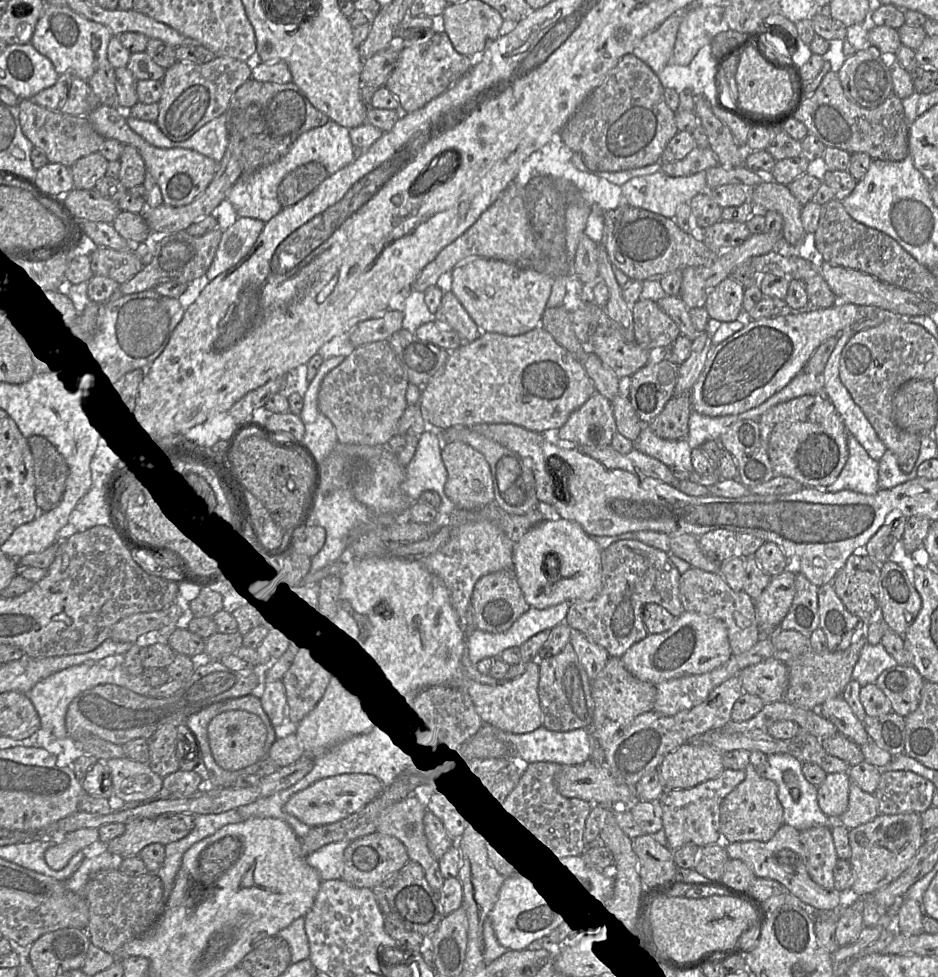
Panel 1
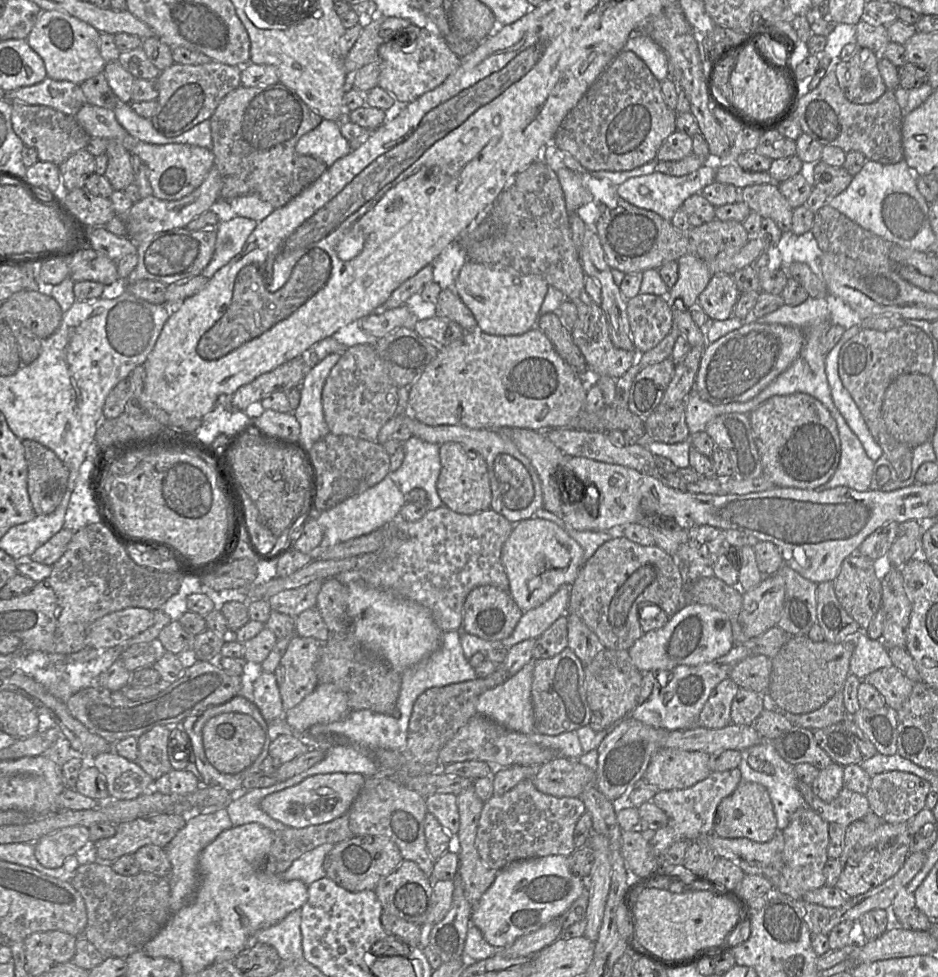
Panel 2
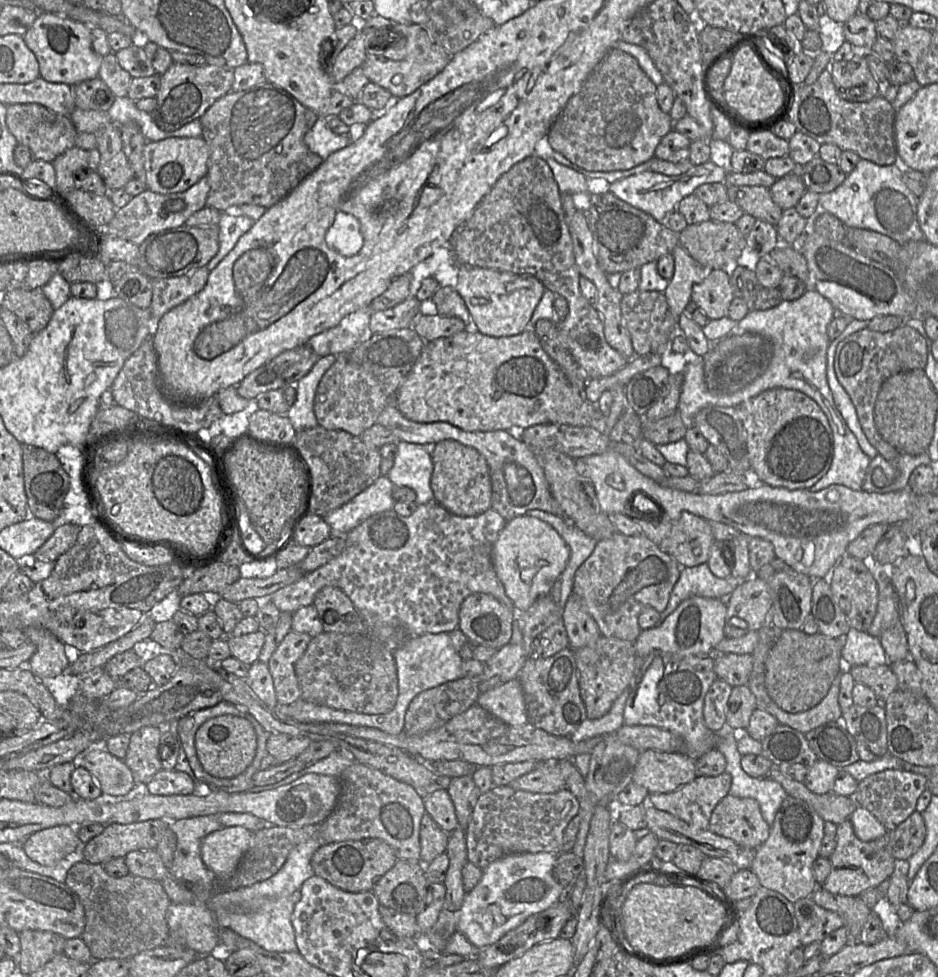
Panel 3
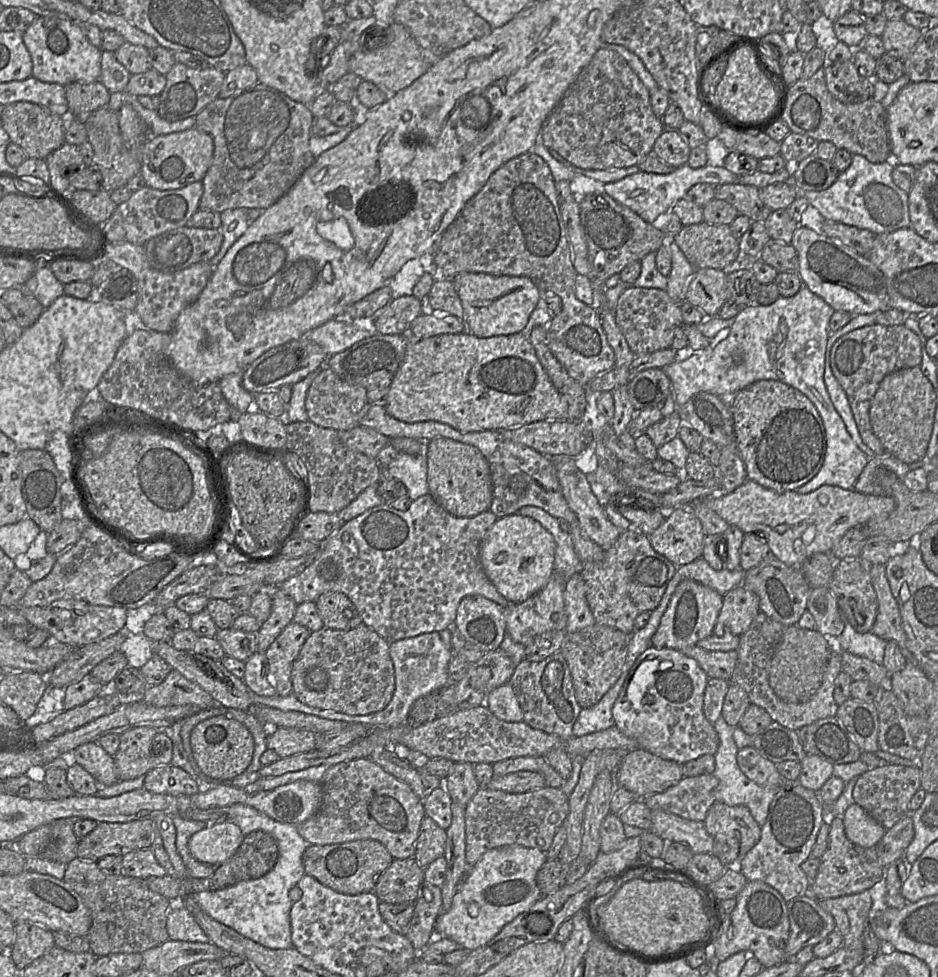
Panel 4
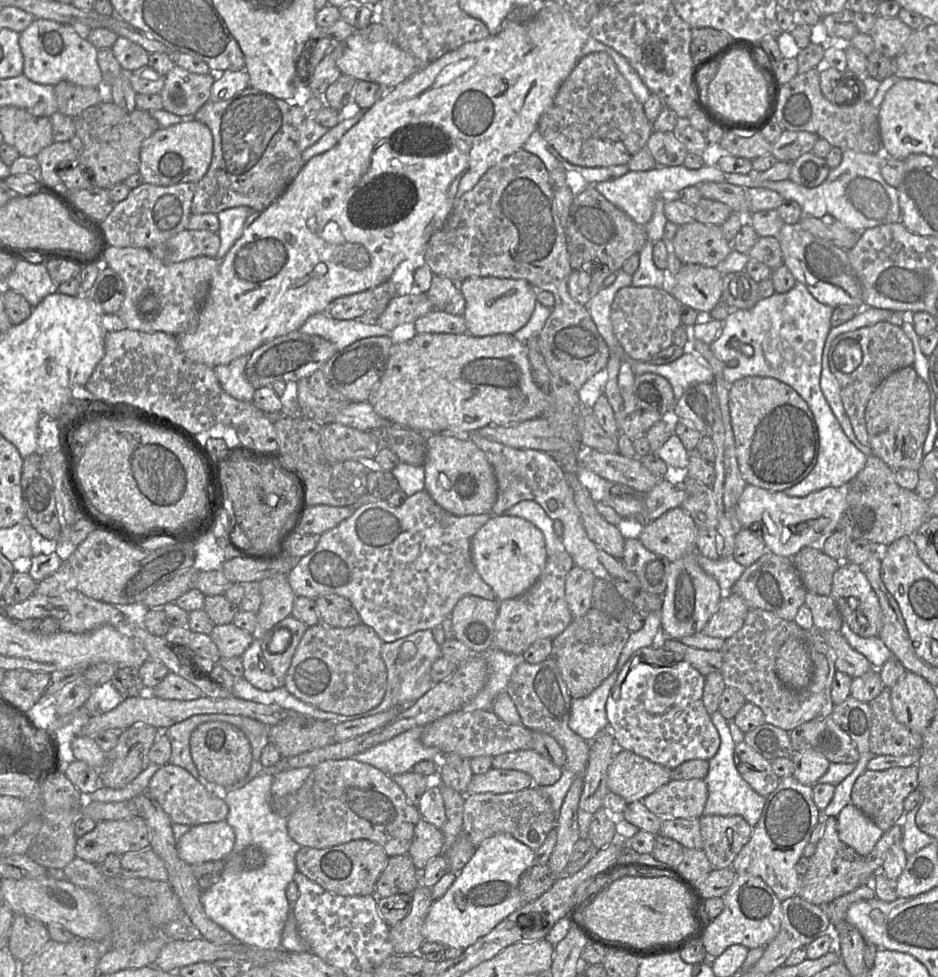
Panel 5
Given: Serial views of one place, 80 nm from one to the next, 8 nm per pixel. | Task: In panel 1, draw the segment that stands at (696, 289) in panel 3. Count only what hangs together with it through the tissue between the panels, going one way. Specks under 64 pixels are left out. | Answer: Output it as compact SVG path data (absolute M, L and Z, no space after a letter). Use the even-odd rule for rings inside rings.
M727 277L717 286L707 291L703 307L711 319L719 322L732 322L742 314L742 302L745 287Z

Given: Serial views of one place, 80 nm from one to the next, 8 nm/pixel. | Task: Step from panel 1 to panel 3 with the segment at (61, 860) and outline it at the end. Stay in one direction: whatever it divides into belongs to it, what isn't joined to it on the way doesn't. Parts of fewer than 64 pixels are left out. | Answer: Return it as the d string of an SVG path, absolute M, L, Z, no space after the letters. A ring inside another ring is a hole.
M60 825L31 834L23 841L27 856L43 866L53 866L78 847L77 827Z

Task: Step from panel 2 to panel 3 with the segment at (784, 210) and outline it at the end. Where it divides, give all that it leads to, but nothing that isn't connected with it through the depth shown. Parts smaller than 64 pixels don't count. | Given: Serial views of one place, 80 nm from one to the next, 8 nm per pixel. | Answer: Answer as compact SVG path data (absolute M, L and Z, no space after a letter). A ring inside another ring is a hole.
M728 185L727 194L728 200L736 203L746 214L757 220L776 226L782 217L783 210L774 203L767 187Z

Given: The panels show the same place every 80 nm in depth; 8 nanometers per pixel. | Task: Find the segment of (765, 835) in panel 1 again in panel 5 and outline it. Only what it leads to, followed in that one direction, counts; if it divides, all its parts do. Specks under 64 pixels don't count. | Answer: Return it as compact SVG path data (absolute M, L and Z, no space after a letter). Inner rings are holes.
M741 816L700 817L703 851L713 869L731 867L735 857L751 838L753 827Z

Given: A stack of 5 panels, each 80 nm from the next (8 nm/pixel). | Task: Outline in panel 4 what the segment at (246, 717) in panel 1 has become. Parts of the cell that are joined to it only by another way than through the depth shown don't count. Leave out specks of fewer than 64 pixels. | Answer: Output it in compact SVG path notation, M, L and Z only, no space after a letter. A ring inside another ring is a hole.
M219 715L197 724L191 733L192 754L200 771L209 779L228 782L242 774L250 765L254 754L254 739L250 731L238 720Z

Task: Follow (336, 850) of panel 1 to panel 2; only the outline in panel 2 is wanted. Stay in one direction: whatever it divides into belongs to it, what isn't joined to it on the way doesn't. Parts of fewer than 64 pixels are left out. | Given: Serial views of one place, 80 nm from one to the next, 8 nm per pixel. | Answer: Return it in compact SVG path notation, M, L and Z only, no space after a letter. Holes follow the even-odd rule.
M326 843L306 852L279 876L285 881L300 880L307 886L326 877L323 862L333 847L334 844Z

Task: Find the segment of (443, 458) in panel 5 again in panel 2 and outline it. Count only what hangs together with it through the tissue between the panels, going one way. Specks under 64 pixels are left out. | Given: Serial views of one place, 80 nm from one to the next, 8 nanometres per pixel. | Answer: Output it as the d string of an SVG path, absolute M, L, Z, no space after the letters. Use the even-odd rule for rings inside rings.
M457 442L439 446L441 472L437 481L437 493L443 506L459 514L475 514L491 507L492 490L485 460L480 454Z

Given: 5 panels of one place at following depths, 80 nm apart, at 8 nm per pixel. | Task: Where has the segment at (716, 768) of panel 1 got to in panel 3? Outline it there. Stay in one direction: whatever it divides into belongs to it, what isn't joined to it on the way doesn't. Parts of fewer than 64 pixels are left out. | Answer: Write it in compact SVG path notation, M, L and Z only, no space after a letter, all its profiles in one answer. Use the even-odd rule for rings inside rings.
M647 749L640 752L632 782L649 793L676 790L697 777L695 761L685 753Z

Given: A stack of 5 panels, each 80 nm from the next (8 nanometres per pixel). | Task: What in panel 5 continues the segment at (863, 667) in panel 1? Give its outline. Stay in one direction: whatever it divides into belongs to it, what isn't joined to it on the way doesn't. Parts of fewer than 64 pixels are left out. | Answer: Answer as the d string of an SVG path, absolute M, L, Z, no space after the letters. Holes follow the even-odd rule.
M845 621L842 622L839 632L853 649L867 658L874 669L880 669L888 659L893 657L879 636L860 637L851 630Z

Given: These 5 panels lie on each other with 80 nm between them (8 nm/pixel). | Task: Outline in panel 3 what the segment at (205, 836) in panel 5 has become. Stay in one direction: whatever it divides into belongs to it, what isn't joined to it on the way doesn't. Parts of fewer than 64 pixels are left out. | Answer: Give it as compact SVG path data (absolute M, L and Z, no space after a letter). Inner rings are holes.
M242 826L222 827L208 834L202 841L201 858L206 867L213 872L215 880L224 881L235 871L239 861L247 851L253 833Z

